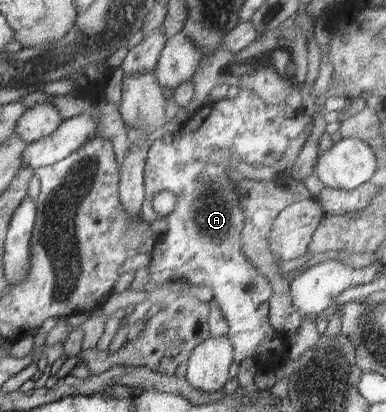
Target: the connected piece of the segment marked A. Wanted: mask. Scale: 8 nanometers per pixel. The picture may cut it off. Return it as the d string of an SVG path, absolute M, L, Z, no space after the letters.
M241 88L235 98L215 99L207 102L196 111L193 117L182 123L175 133L156 139L150 145L146 155L143 171L145 196L140 210L141 219L150 223L158 219L151 207L151 201L161 191L175 193L176 207L175 211L165 218L169 228L167 233L156 237L157 243L151 252L151 261L147 267L149 272L149 276L147 272L147 283L138 290L149 293L167 282L176 281L185 281L191 286L211 287L214 300L228 321L226 337L233 347L234 363L240 364L247 359L253 359L255 362L261 361L261 363L273 363L287 353L288 345L285 336L279 334L268 318L272 286L268 278L263 276L242 253L241 234L244 227L244 216L239 209L237 197L235 197L237 193L233 193L235 185L232 182L232 174L237 176L236 170L233 170L229 163L213 163L211 154L213 150L219 148L231 148L235 158L243 160L243 163L247 165L259 167L271 165L281 159L281 155L289 147L291 140L303 132L309 135L312 128L313 119L303 108L293 109L284 101L271 104L251 88Z

